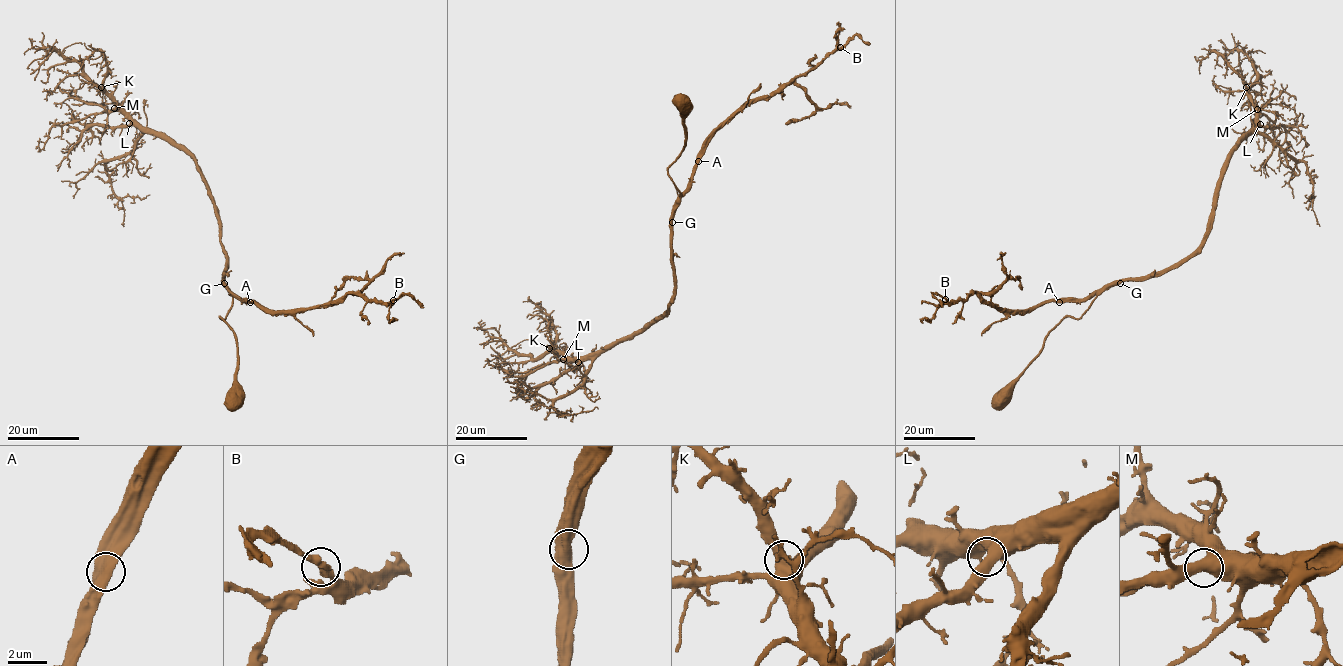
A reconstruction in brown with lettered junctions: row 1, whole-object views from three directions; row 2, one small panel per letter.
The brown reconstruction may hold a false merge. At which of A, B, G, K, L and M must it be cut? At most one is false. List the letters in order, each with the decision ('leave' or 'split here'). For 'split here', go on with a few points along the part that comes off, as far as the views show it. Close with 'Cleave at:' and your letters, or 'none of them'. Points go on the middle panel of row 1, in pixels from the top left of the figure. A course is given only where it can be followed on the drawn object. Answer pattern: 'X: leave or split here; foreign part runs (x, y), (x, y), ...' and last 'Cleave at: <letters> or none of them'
A: leave
B: leave
G: leave
K: leave
L: leave
M: leave
Cleave at: none of them

